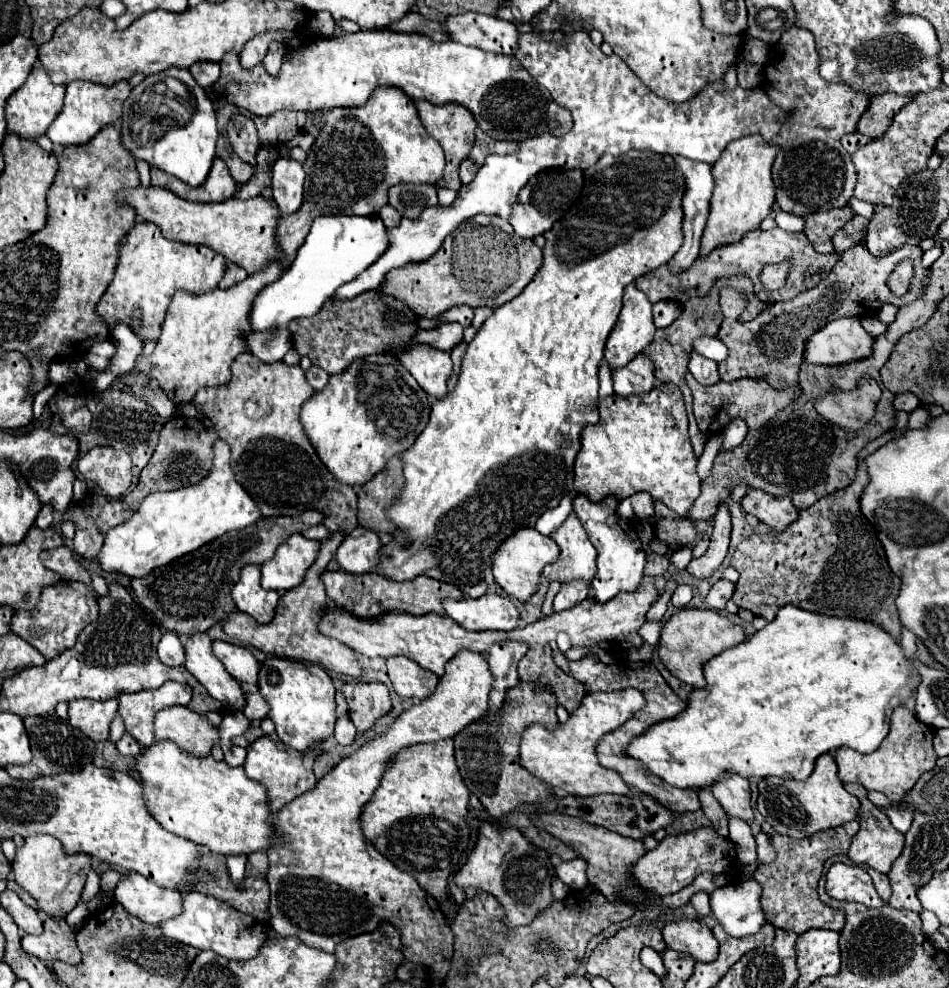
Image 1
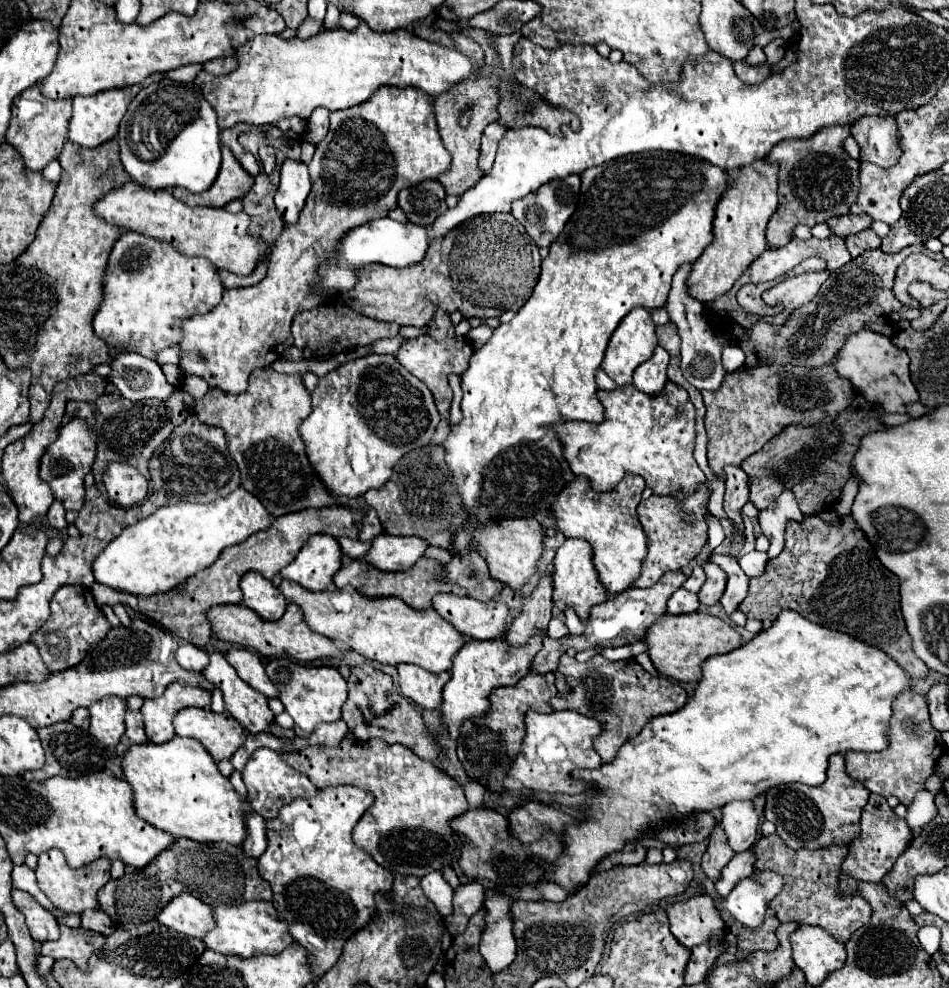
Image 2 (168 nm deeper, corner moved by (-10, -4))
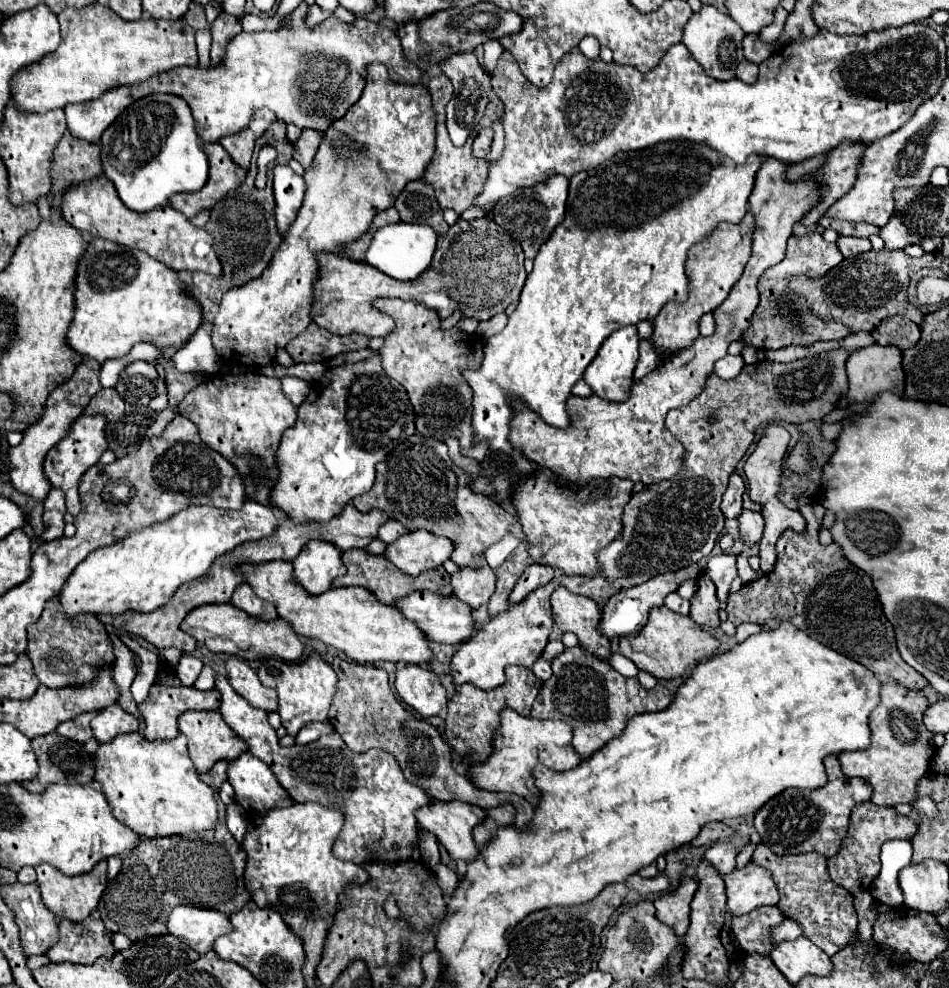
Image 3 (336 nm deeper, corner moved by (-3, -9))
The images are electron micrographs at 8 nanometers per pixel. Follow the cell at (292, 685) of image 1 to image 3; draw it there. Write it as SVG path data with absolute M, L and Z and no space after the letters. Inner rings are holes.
M312 651L300 663L286 663L280 659L264 659L258 669L258 679L262 685L278 691L278 713L282 719L282 727L288 735L296 735L310 721L326 721L332 695L336 691L336 673L334 669Z

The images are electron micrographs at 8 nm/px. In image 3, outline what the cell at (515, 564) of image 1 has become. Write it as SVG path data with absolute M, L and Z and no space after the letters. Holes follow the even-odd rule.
M418 433L394 447L386 459L376 465L374 487L352 503L360 513L382 509L410 531L426 529L432 535L448 537L454 543L450 559L460 567L470 567L476 555L482 555L488 545L500 541L510 533L510 527L518 523L518 517L504 511L494 499L474 493L472 487L468 487L468 475L452 463L444 441L428 439Z

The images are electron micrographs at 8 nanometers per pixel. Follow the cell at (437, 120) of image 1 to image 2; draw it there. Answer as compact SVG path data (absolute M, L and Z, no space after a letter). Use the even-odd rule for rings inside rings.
M491 76L487 80L459 82L449 92L445 92L445 94L441 94L441 96L435 98L433 108L435 108L435 118L437 118L439 134L441 134L441 140L443 140L445 148L453 156L451 168L443 174L443 180L439 180L443 184L443 188L445 188L447 194L461 196L465 190L473 188L479 182L479 178L483 176L483 170L477 166L477 158L479 158L481 134L483 134L485 126L497 120L497 110L495 108L497 108L499 98L495 94L495 88L497 88L497 80ZM465 112L471 112L471 116L469 116L467 128L461 128L459 126L459 118Z

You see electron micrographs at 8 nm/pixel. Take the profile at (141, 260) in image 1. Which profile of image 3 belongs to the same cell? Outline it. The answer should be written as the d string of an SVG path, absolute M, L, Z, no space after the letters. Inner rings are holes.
M90 239L76 269L74 319L66 333L66 343L82 357L104 363L106 359L128 355L134 343L140 341L152 343L156 347L182 347L202 323L202 309L196 299L180 293L180 287L184 285L178 279L176 271L172 271L164 263L158 263L144 251L128 249L106 239Z

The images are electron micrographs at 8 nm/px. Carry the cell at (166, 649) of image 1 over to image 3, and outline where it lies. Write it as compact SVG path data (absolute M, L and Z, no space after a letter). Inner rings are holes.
M184 655L176 667L176 677L182 685L192 687L202 671L202 661L196 655Z

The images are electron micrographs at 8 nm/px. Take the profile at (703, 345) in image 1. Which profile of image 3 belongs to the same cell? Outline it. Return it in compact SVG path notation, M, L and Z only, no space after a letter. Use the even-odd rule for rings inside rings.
M726 355L724 359L720 359L720 361L716 363L714 373L716 373L718 377L722 377L722 379L734 379L734 377L742 371L742 367L744 367L744 359L742 359L740 355L738 355L738 357Z

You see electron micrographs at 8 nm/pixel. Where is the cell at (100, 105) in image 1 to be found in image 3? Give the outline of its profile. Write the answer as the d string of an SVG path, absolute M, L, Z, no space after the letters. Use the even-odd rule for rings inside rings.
M302 1L288 17L290 25L284 23L276 31L258 31L258 33L238 33L234 35L226 45L226 55L218 65L210 65L208 69L202 67L176 67L172 71L166 71L164 75L154 75L148 79L148 83L136 83L136 87L116 87L108 93L104 93L100 99L94 99L90 103L78 103L78 105L66 105L66 121L68 129L74 137L80 137L88 143L98 143L104 129L136 99L150 95L150 93L172 93L182 97L188 107L194 111L194 123L196 123L196 135L200 135L202 141L218 141L224 135L232 135L242 131L248 121L252 119L252 113L260 107L268 107L276 113L278 119L284 123L292 123L300 129L314 129L314 131L326 131L336 119L340 119L362 95L364 81L366 81L366 65L380 61L388 67L390 79L398 79L404 83L418 83L422 77L422 71L410 63L402 55L402 45L398 35L380 25L372 23L368 19L356 19L356 23L348 25L336 17L324 19L324 23L316 27L306 25L306 13L308 5Z

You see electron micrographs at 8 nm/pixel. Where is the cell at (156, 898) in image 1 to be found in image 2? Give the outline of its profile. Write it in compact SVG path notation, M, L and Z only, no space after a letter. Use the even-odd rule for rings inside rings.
M179 894L167 902L167 906L159 912L157 922L195 938L203 938L203 934L213 928L211 906L191 894Z

